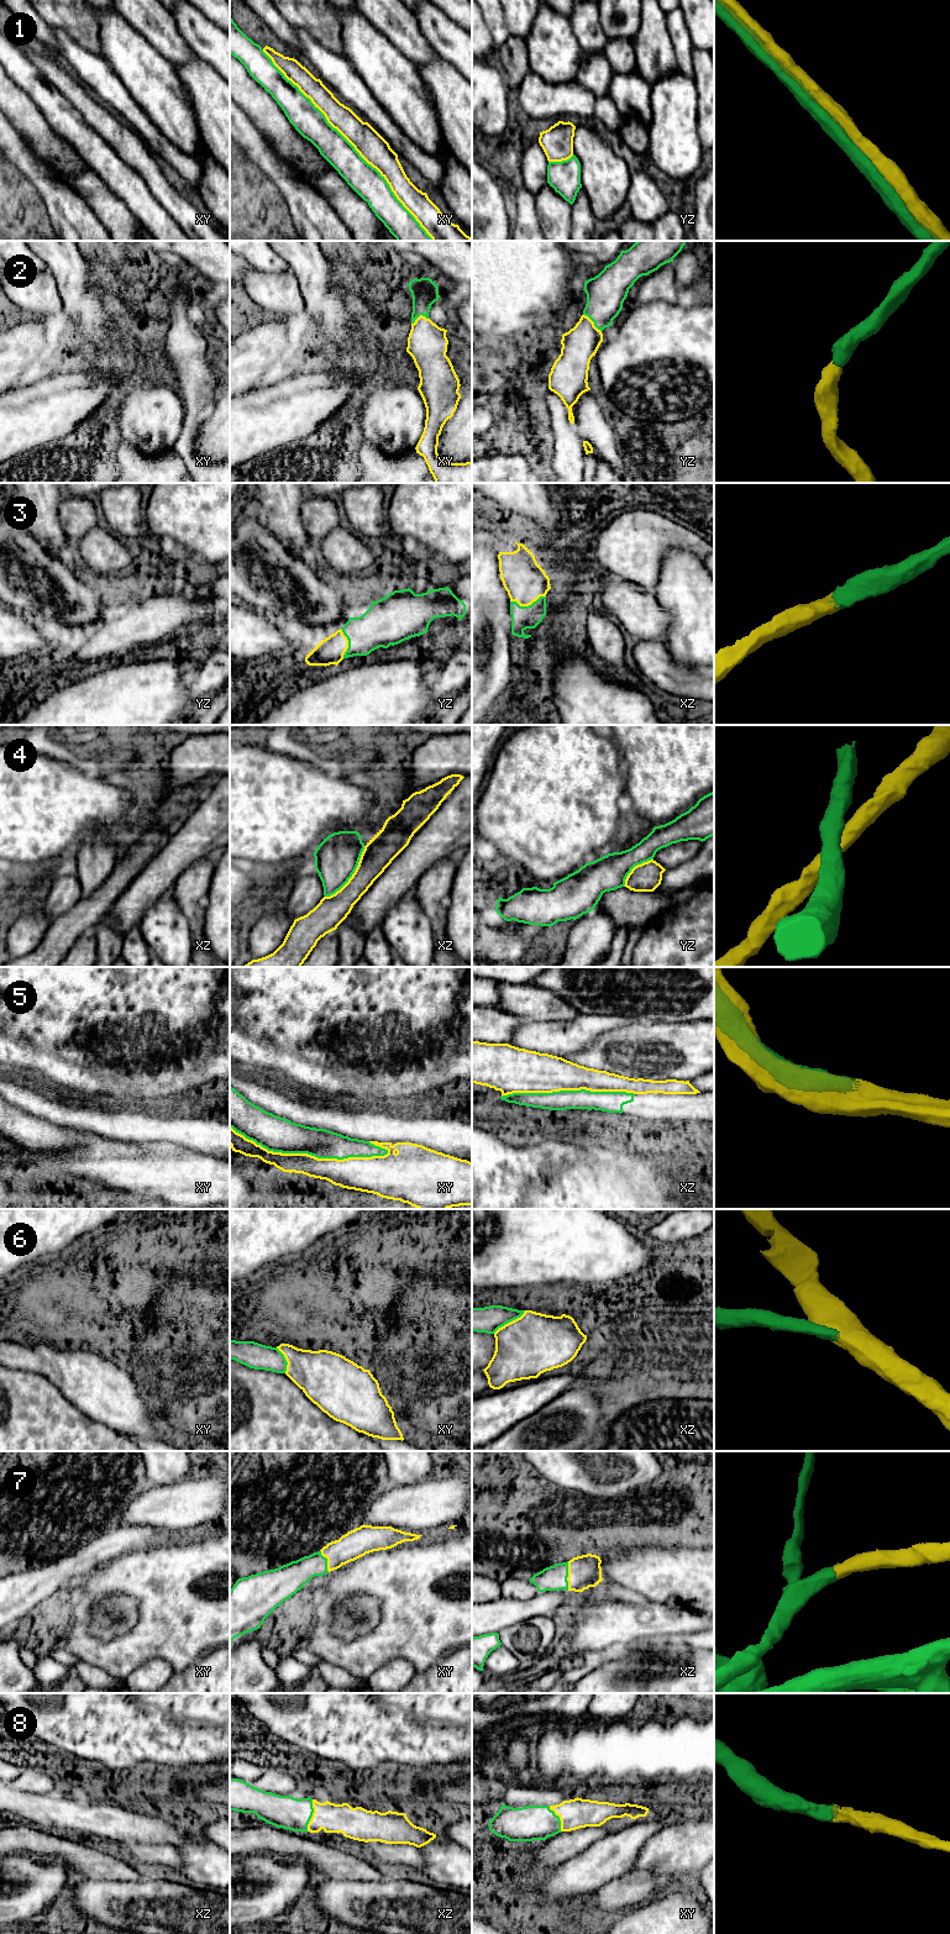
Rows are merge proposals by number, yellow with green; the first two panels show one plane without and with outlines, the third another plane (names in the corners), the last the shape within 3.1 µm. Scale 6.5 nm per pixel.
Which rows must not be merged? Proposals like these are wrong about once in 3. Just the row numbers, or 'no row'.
1, 4, 5

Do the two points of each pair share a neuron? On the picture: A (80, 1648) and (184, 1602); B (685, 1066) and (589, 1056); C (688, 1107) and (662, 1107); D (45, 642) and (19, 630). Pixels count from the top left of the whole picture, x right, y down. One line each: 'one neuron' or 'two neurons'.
A: one neuron
B: one neuron
C: one neuron
D: one neuron

